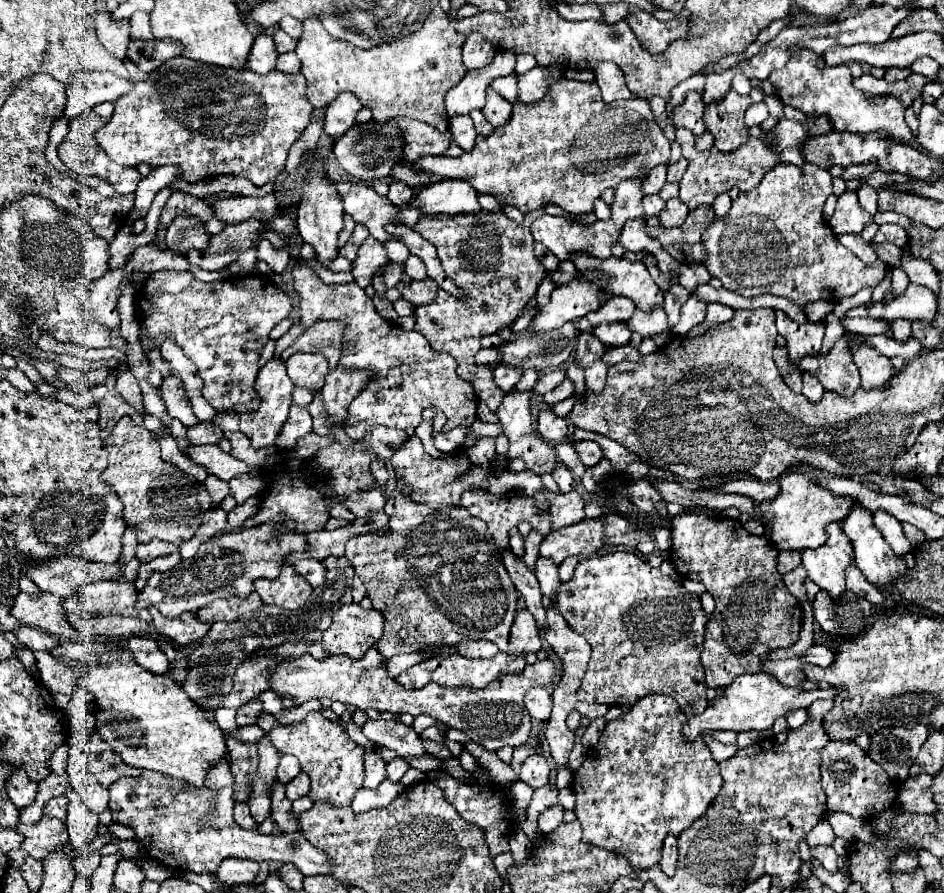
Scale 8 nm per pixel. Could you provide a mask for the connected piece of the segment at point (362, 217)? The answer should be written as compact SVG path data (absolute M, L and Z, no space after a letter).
M334 182L334 186L344 200L344 212L350 214L354 222L364 224L370 230L370 236L374 236L380 242L400 240L392 238L392 234L384 230L384 226L388 224L398 224L398 208L392 206L392 202L388 202L386 196L380 196L370 186L350 182Z

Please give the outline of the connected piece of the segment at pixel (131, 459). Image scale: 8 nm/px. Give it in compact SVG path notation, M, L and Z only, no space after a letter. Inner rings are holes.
M130 416L120 418L104 446L108 450L108 468L102 472L102 480L114 486L124 504L126 524L138 528L138 542L158 538L182 544L190 540L200 526L204 512L212 508L212 500L204 484L198 484L190 474L184 474L178 466L162 460L160 444Z

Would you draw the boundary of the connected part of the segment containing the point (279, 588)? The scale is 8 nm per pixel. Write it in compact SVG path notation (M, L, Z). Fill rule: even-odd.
M284 566L284 570L280 570L280 578L274 580L258 578L254 582L254 590L260 594L264 604L276 604L284 610L302 608L312 594L312 586L302 574L294 572L294 566Z

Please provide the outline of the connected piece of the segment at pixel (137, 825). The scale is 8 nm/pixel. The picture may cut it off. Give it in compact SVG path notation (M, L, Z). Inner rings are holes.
M224 758L224 762L216 762L212 770L208 770L204 778L204 786L192 786L184 780L170 778L160 772L142 770L140 776L122 776L110 786L110 810L112 820L120 822L134 830L136 838L144 844L146 854L150 858L156 858L160 864L172 868L172 870L192 870L196 874L214 874L224 858L252 858L256 862L262 860L278 860L278 862L292 862L304 876L326 876L332 874L332 860L326 858L326 854L318 848L314 848L302 832L296 834L270 834L264 836L260 832L250 832L240 826L236 826L232 808L234 808L234 776L230 770L230 760Z

